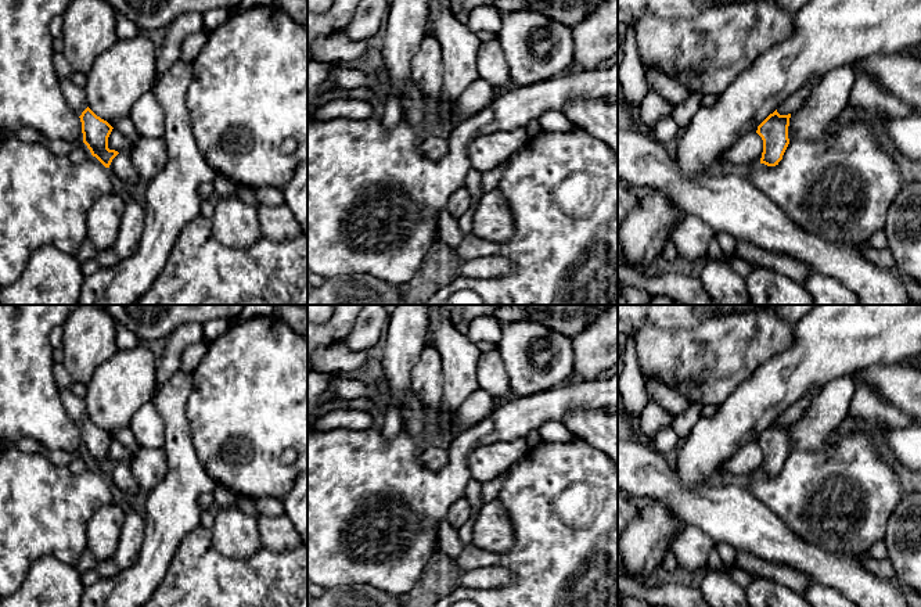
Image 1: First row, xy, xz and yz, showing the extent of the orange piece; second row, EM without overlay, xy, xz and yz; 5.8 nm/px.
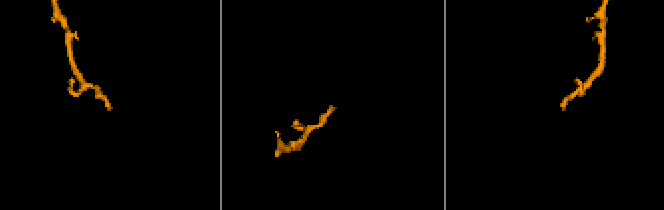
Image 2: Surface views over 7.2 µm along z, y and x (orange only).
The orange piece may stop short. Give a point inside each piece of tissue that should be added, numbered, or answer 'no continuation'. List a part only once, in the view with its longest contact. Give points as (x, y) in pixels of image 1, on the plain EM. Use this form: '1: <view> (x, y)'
1: xy (121, 476)

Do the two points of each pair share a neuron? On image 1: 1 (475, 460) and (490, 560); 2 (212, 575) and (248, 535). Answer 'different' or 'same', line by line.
1: different
2: different

